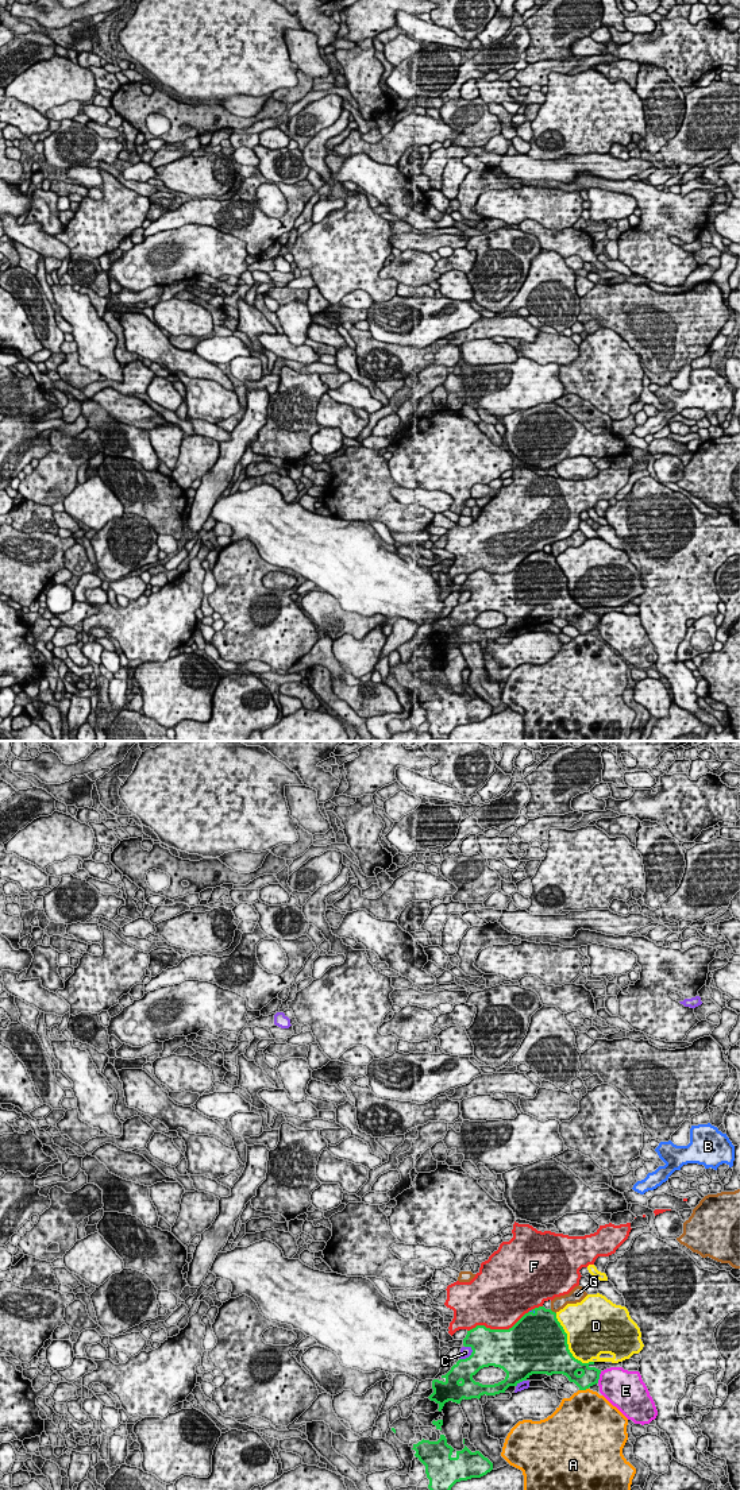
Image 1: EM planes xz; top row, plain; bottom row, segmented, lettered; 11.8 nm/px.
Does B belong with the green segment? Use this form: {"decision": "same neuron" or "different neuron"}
{"decision": "same neuron"}

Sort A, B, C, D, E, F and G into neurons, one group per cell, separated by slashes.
A / B / C / D / E / F / G

